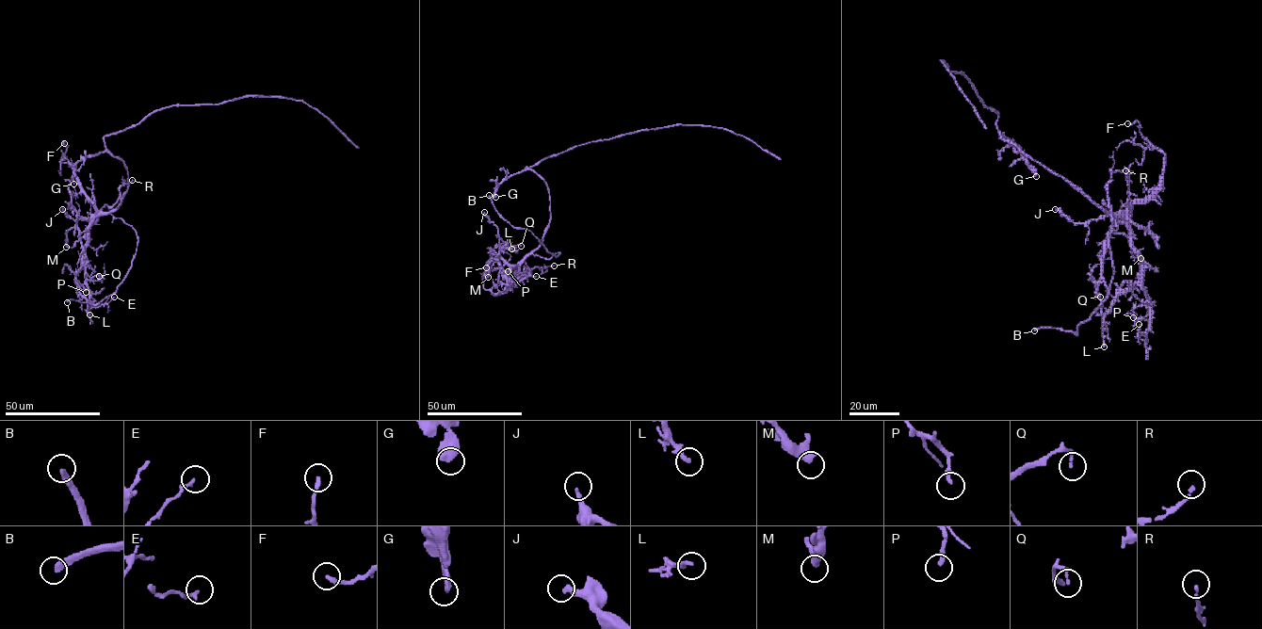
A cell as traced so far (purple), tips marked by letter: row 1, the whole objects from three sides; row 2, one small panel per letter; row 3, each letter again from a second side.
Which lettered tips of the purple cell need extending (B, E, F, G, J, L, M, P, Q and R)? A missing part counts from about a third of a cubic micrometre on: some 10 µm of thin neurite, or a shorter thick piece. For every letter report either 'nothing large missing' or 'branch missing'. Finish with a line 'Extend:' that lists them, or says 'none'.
B: branch missing
E: nothing large missing
F: nothing large missing
G: nothing large missing
J: nothing large missing
L: nothing large missing
M: nothing large missing
P: nothing large missing
Q: nothing large missing
R: nothing large missing
Extend: B

